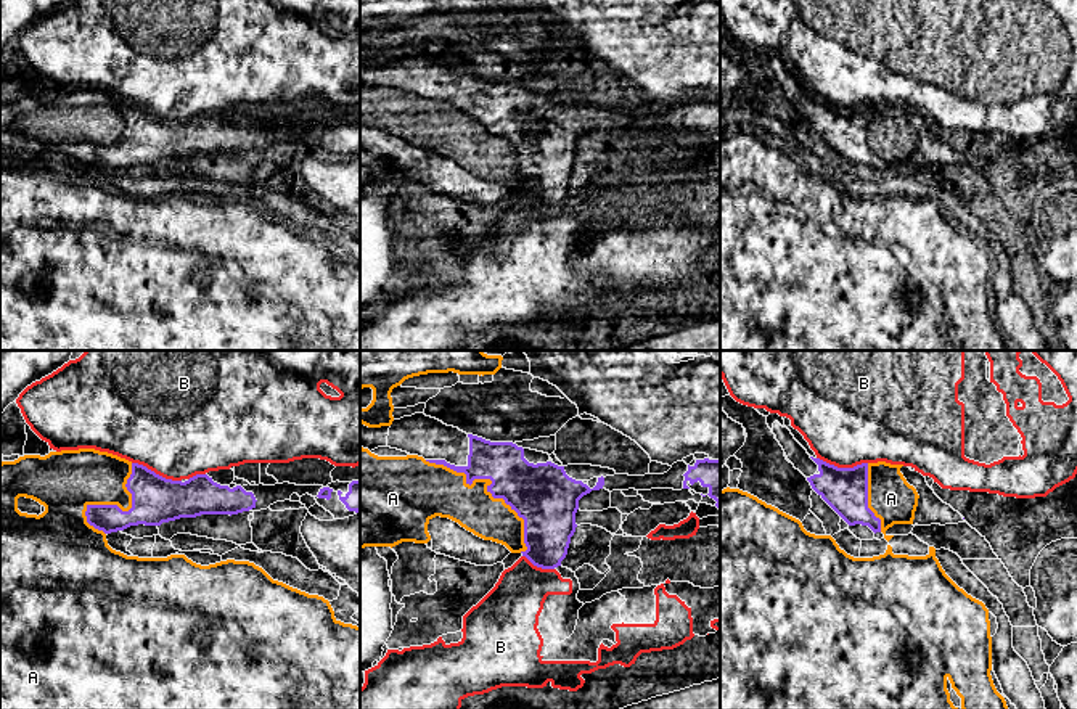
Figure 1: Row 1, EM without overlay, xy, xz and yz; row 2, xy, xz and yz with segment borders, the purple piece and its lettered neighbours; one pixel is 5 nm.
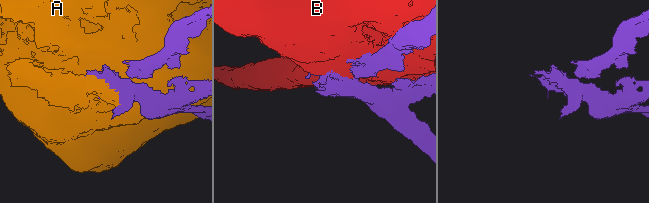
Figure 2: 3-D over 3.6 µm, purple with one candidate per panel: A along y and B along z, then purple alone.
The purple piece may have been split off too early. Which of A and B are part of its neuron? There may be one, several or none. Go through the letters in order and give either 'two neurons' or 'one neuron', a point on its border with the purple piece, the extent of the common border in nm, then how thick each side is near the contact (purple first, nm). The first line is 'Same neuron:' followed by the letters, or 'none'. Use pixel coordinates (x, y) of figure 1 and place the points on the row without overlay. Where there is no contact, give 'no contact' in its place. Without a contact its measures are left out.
Same neuron: none
A: two neurons | xz (492, 122) | 700 nm | 300/240 nm
B: two neurons | yz (843, 108) | 260 nm | 220/460 nm

